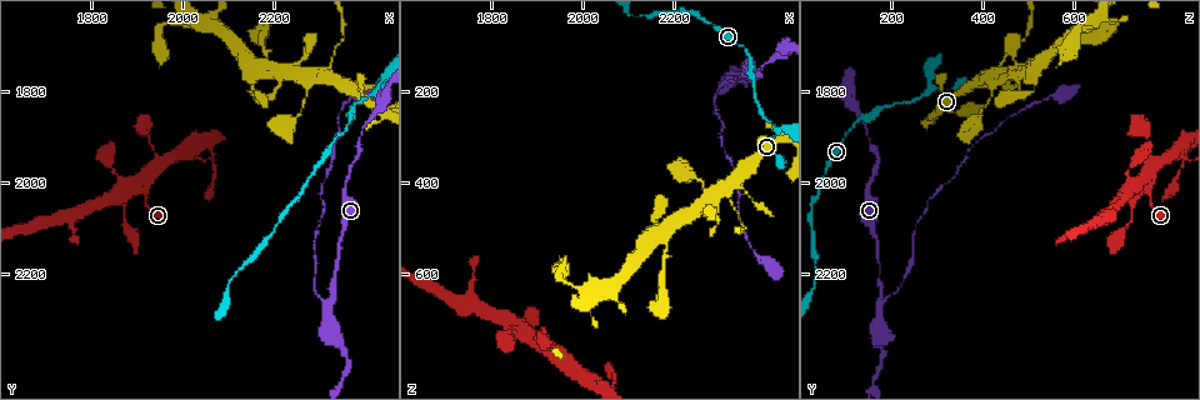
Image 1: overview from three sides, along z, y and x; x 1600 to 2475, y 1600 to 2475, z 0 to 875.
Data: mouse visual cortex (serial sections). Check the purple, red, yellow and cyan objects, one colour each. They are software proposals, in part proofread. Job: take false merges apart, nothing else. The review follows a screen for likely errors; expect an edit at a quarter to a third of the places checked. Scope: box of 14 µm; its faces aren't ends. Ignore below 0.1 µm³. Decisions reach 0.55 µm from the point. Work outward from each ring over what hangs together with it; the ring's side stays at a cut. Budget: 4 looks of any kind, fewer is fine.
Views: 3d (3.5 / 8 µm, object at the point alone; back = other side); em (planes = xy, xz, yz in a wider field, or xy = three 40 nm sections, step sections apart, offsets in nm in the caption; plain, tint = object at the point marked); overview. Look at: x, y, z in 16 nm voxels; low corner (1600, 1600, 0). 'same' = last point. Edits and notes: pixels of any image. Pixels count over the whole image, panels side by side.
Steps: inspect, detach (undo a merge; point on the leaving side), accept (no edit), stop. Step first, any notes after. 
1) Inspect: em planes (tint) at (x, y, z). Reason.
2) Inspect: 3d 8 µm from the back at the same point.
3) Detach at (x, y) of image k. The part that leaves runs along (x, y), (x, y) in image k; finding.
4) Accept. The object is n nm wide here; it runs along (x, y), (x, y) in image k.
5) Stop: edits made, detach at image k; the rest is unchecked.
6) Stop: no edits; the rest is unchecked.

Inspect: 3d 3.5 µm from the back at (2325, 2255, 180). A fork.

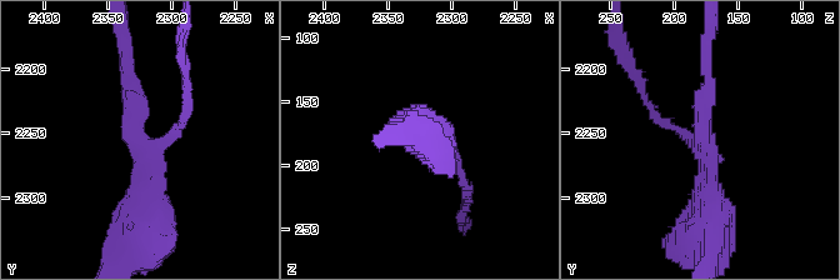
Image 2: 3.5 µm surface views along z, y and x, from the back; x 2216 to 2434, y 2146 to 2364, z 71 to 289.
Inspect: em xy step 1 (tint) at (2326, 2256, 180). Now the EM.

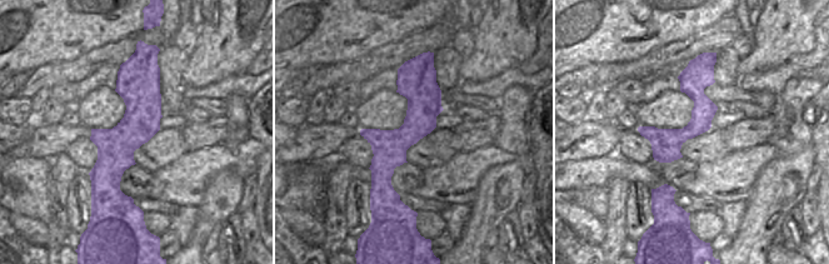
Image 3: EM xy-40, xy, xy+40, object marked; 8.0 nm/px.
Accept. 3 arms meet here; the arms are 150, 150, 350 nm wide; it runs along (125, 68), (119, 197) in image 3; all the same cell.

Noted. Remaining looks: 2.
Inspect: 3d 3.5 µm at (2330, 1730, 440). Calibre changes.

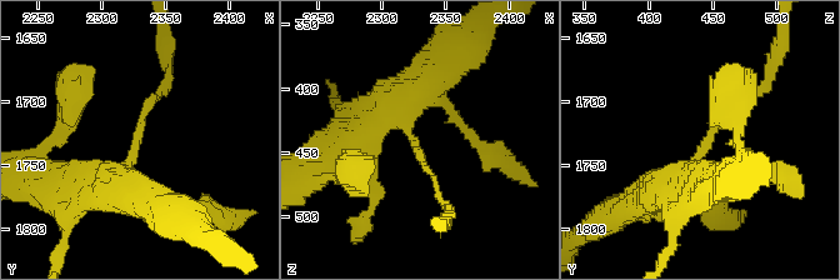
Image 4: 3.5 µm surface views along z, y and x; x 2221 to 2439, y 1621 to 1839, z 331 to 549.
Inspect: em xy step 1 (tint) at (2328, 1732, 444). The arms are 100, 500 nm wide; shape alone is not enough.

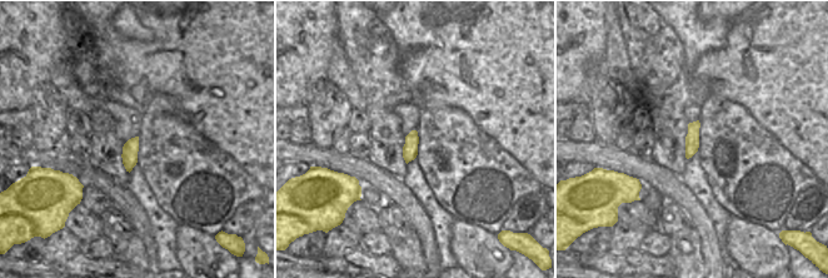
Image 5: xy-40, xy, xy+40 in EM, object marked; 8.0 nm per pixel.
Accept. It runs along (653, 194), (759, 90) in image 4; one cell here.

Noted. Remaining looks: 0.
Stop: no edits; the rest is unchecked.

